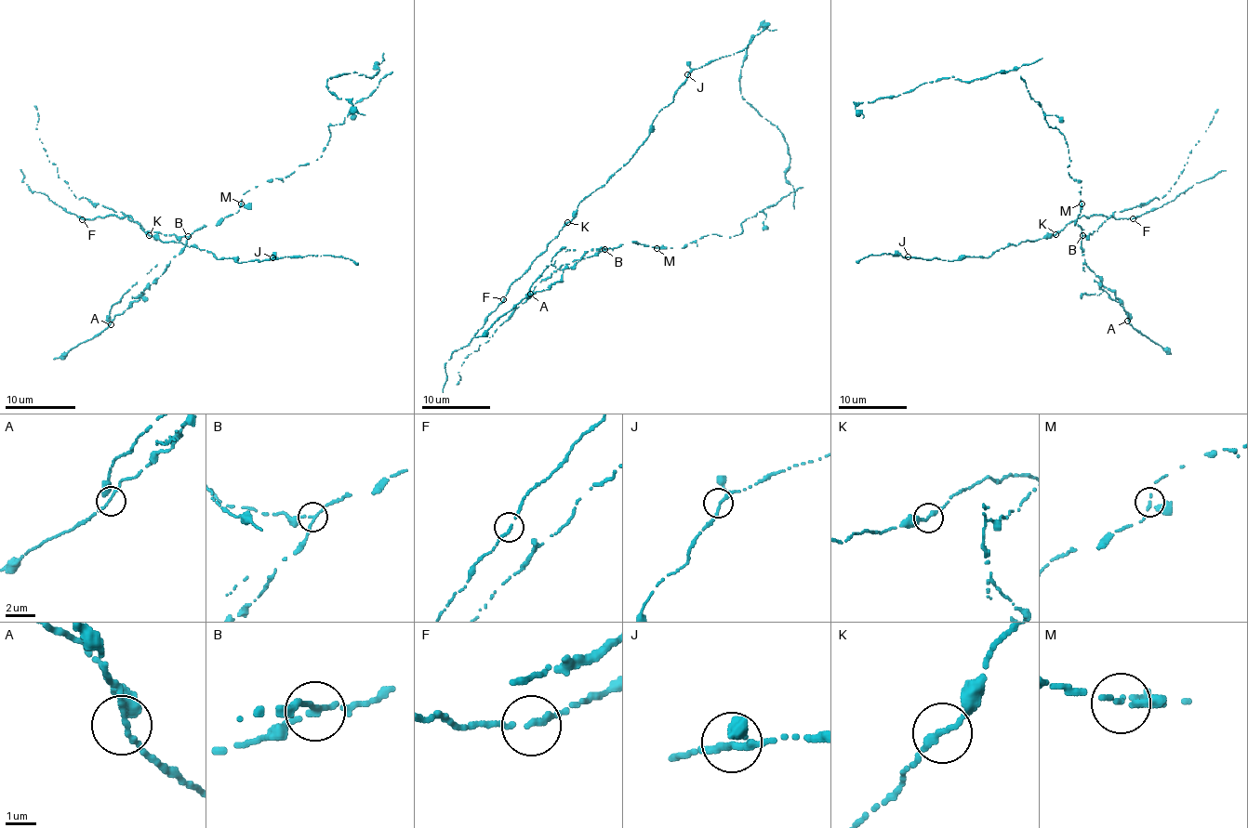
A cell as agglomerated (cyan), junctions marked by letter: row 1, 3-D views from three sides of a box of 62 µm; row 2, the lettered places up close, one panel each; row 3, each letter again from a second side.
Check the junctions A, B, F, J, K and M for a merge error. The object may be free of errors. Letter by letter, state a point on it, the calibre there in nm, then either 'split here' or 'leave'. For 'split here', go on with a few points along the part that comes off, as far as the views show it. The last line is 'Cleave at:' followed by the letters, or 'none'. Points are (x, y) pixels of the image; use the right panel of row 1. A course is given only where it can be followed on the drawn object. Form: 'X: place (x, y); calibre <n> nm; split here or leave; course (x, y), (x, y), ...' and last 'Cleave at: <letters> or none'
A: place (1127, 321); calibre 160 nm; leave
B: place (1082, 235); calibre 160 nm; split here; course (1083, 236), (1092, 234), (1116, 212), (1161, 198), (1184, 169), (1190, 151), (1218, 110)
F: place (1133, 218); calibre 190 nm; leave
J: place (908, 256); calibre 180 nm; leave
K: place (1055, 234); calibre 220 nm; leave
M: place (1082, 203); calibre 140 nm; leave
Cleave at: B

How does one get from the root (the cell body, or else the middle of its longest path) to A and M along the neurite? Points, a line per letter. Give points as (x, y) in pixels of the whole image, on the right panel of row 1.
A: (1082, 234), (1082, 255), (1086, 265), (1122, 304), (1127, 321)
M: (1082, 234), (1076, 224), (1082, 203)

